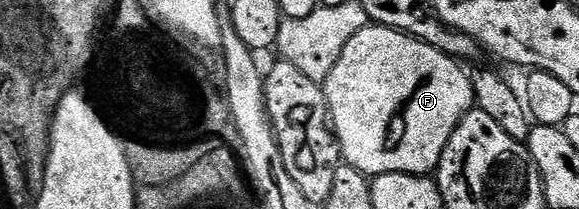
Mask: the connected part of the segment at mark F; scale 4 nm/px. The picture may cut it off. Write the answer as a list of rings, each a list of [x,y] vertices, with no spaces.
[[[370,25],[364,27],[343,49],[343,53],[331,69],[329,76],[323,81],[323,90],[325,92],[325,104],[329,106],[329,122],[333,128],[334,136],[337,140],[337,148],[341,151],[341,158],[348,166],[361,171],[367,177],[376,177],[378,175],[424,175],[436,172],[443,149],[455,131],[459,121],[464,115],[474,110],[475,104],[473,94],[471,93],[471,81],[468,74],[463,70],[462,64],[454,59],[452,55],[445,55],[439,49],[427,45],[423,40],[417,39],[414,35],[408,35],[402,31],[396,31],[390,27],[379,27]]]

